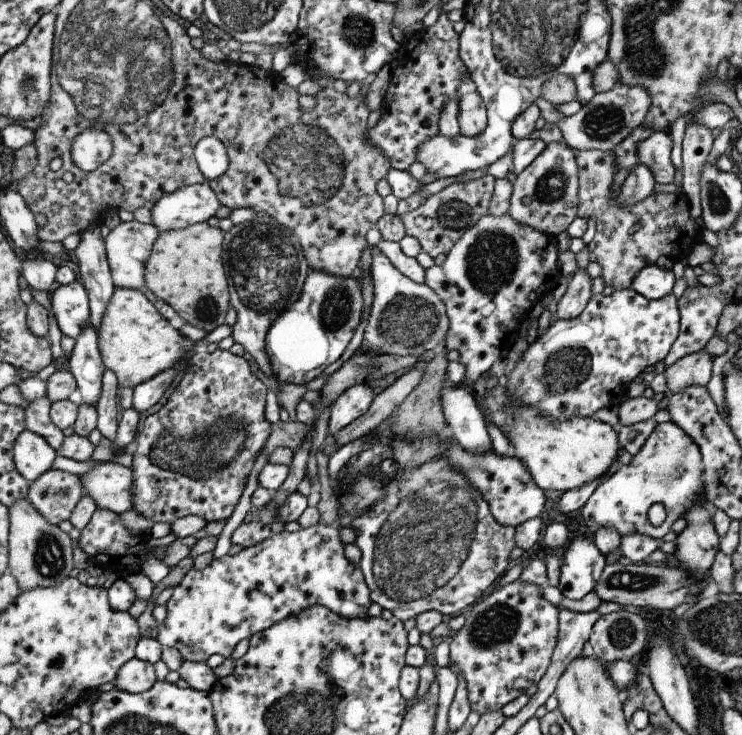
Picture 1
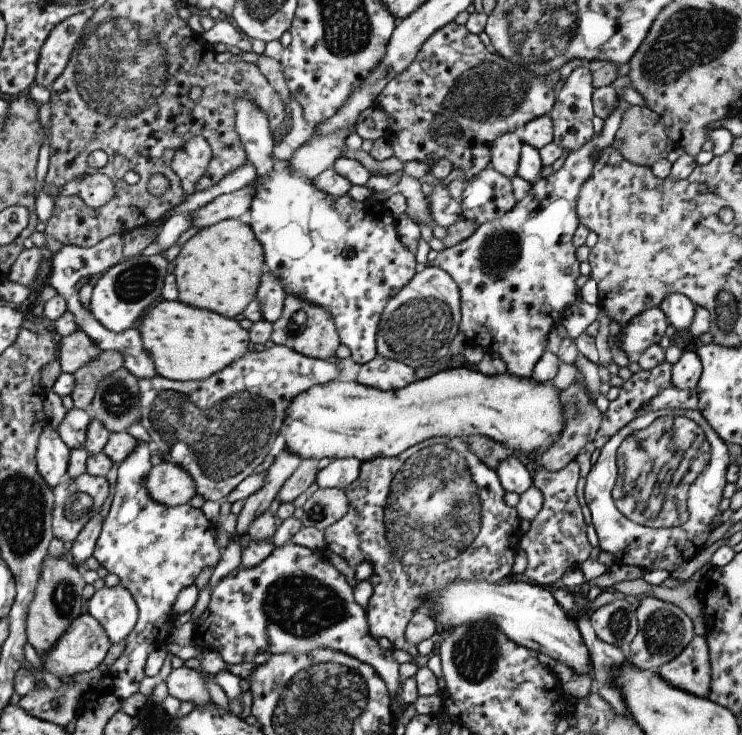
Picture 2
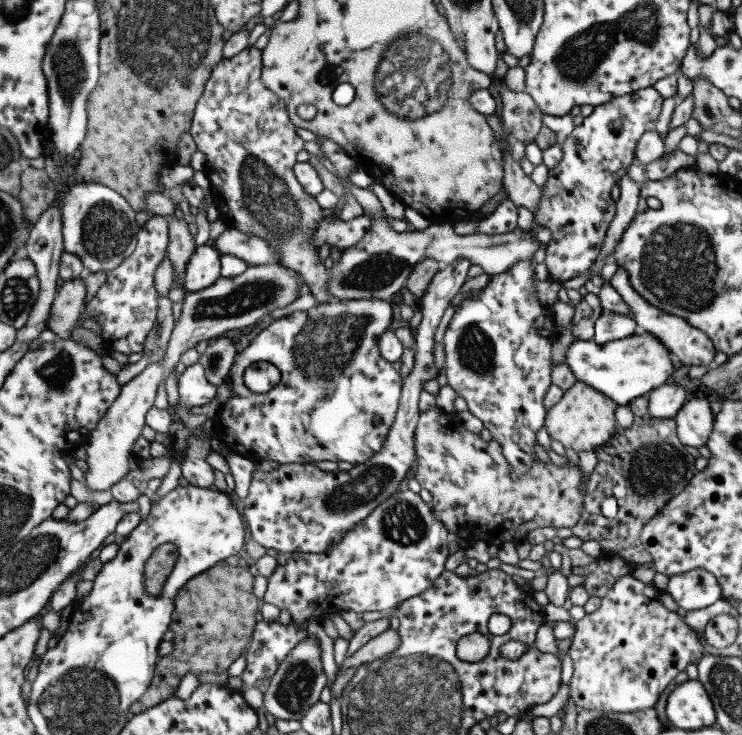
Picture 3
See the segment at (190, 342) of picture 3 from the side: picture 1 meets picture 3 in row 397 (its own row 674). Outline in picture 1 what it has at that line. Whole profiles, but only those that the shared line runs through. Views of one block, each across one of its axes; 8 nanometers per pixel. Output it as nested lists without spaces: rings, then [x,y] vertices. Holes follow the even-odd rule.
[[[134,657],[120,666],[113,683],[116,689],[138,694],[150,690],[156,681],[154,665]]]

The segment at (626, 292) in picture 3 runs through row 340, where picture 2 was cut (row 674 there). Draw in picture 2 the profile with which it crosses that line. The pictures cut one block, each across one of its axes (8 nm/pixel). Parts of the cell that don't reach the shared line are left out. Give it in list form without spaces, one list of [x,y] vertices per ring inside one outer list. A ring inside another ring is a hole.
[[[695,634],[691,643],[657,672],[676,688],[708,699],[711,691],[711,664],[705,637]]]

